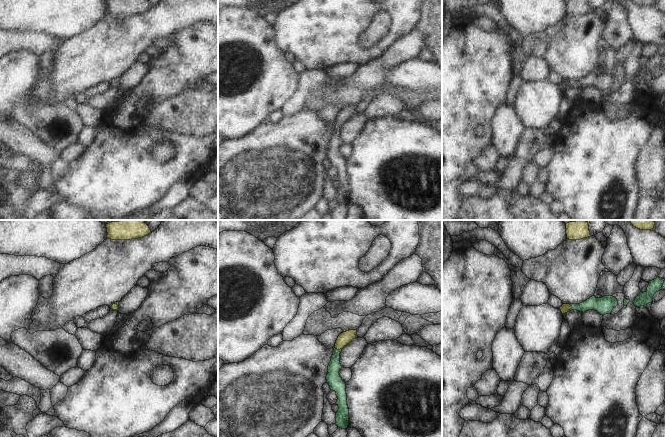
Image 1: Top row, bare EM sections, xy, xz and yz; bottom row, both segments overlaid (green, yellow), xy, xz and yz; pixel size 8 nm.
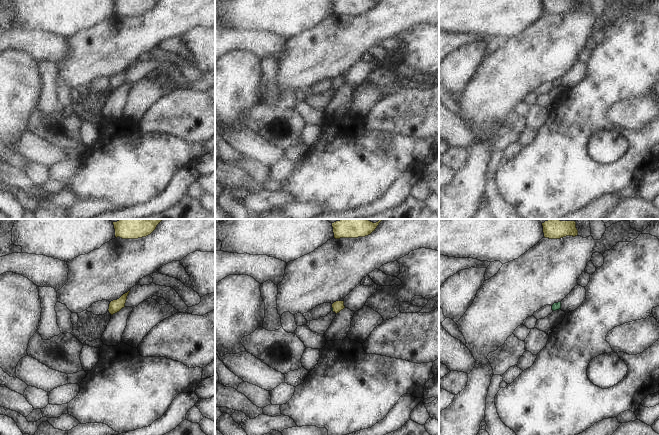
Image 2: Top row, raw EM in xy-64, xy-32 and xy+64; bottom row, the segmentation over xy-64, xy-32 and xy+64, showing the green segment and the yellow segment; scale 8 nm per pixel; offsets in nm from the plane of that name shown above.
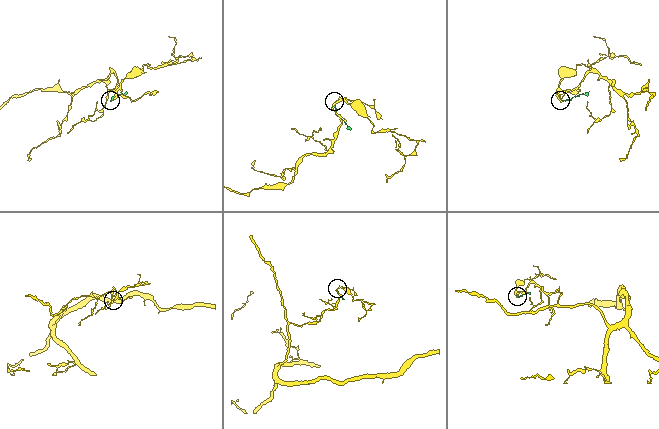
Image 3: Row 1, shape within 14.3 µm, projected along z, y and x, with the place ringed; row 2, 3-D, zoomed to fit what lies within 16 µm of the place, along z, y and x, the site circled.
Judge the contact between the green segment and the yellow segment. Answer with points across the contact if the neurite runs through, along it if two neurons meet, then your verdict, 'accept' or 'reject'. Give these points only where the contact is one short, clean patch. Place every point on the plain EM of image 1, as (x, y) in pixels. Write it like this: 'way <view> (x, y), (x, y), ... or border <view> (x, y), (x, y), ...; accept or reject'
way xz (333, 154), (333, 144), (338, 126), (344, 114); accept

